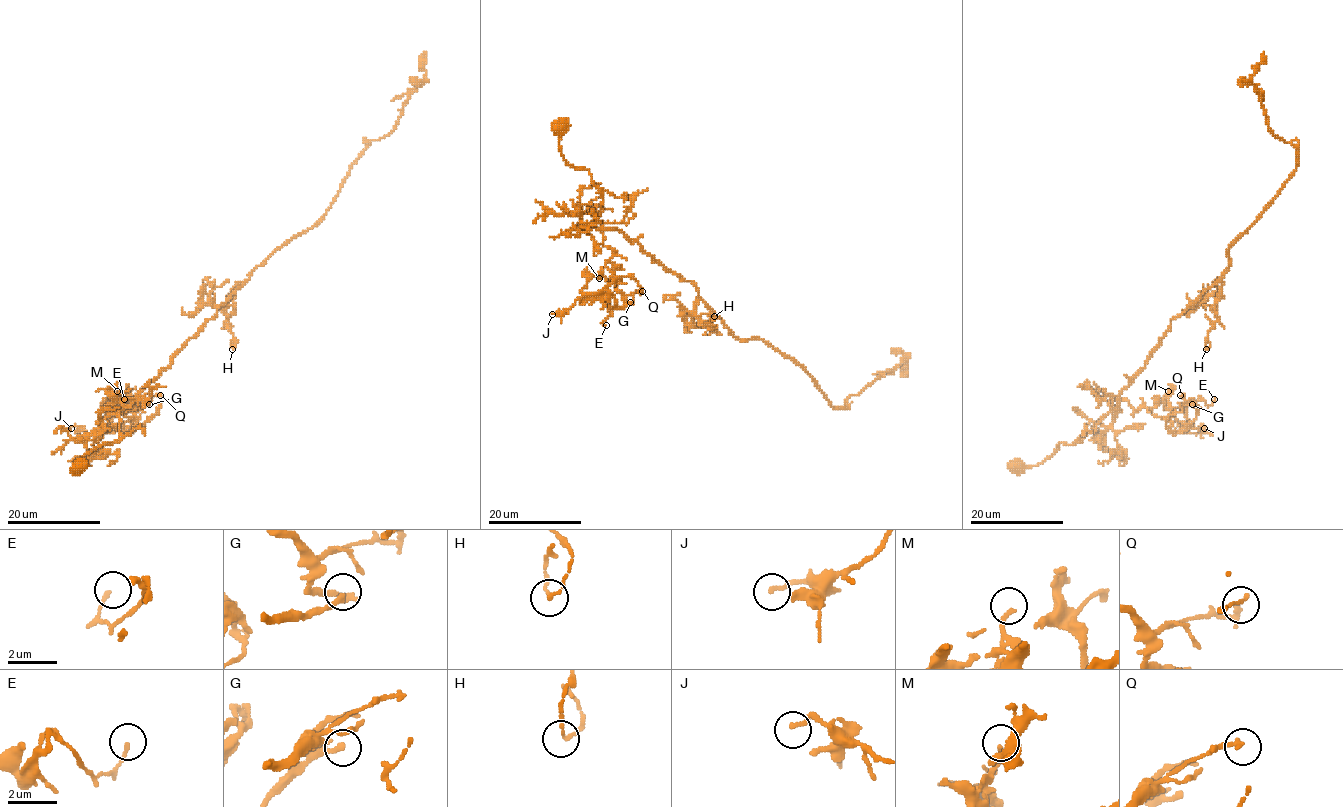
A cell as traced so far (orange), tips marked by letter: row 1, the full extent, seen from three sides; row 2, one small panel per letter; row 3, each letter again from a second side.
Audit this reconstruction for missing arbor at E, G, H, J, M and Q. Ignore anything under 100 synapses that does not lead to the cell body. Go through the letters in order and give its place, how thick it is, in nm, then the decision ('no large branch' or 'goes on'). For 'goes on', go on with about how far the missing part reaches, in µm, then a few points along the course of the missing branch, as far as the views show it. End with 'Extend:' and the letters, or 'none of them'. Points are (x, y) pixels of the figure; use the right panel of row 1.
E: at (1214, 399); 130 nm thick; no large branch
G: at (1192, 404); 200 nm thick; no large branch
H: at (1206, 349); 100 nm thick; no large branch
J: at (1204, 428); 160 nm thick; no large branch
M: at (1168, 391); 170 nm thick; no large branch
Q: at (1180, 395); 200 nm thick; no large branch
Extend: none of them

